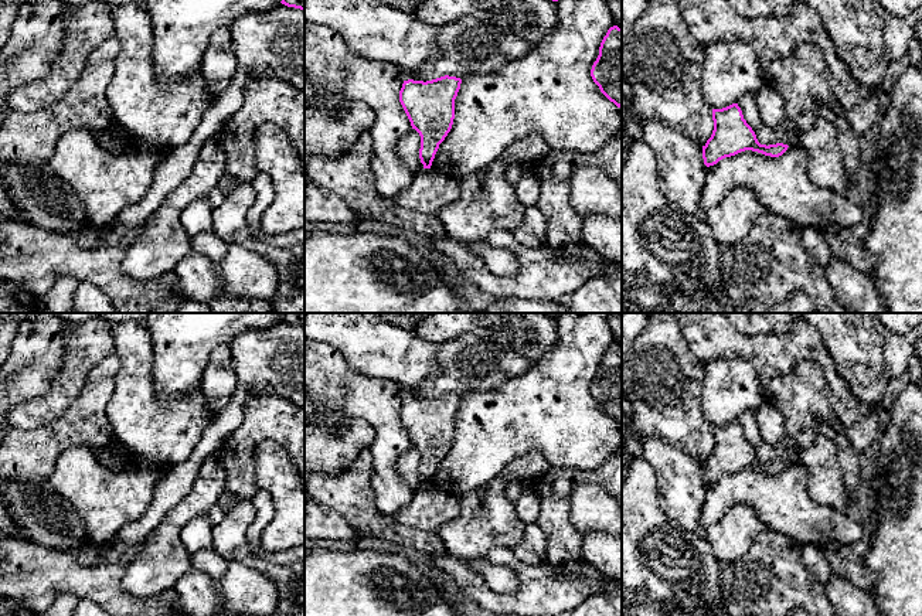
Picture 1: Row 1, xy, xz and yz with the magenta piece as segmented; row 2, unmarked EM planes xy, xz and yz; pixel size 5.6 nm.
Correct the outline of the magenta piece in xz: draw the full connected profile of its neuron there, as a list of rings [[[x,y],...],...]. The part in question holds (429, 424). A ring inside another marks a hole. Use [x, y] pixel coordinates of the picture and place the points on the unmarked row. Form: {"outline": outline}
{"outline": [[[440,394],[432,398],[404,398],[399,419],[421,453],[419,476],[423,486],[431,486],[439,462],[452,446],[455,436],[455,416],[462,397]]]}

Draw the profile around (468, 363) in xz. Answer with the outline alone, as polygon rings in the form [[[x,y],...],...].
[[[463,333],[438,346],[439,371],[416,388],[399,385],[402,398],[432,398],[445,392],[465,395],[501,387],[533,367],[528,358],[473,333]]]

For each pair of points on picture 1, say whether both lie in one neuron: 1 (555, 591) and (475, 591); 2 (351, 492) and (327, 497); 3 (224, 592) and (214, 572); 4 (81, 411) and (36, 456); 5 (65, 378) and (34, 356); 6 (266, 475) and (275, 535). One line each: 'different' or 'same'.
1: same
2: same
3: different
4: same
5: different
6: same

